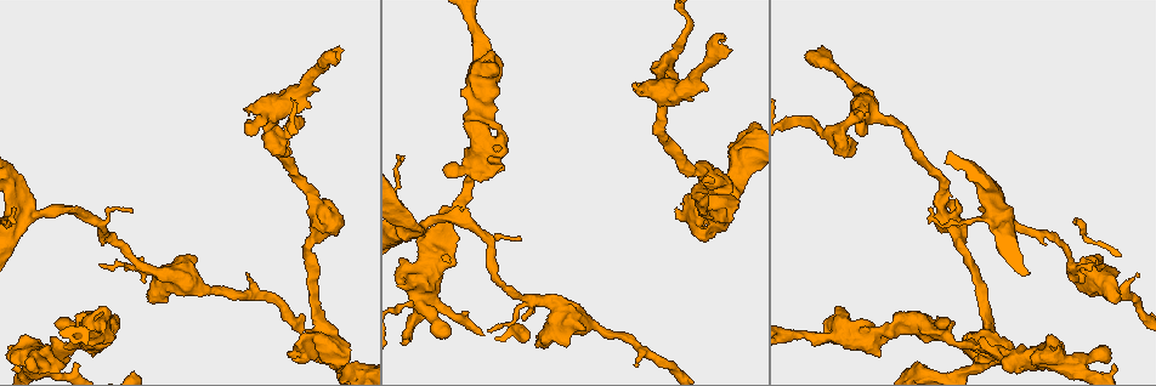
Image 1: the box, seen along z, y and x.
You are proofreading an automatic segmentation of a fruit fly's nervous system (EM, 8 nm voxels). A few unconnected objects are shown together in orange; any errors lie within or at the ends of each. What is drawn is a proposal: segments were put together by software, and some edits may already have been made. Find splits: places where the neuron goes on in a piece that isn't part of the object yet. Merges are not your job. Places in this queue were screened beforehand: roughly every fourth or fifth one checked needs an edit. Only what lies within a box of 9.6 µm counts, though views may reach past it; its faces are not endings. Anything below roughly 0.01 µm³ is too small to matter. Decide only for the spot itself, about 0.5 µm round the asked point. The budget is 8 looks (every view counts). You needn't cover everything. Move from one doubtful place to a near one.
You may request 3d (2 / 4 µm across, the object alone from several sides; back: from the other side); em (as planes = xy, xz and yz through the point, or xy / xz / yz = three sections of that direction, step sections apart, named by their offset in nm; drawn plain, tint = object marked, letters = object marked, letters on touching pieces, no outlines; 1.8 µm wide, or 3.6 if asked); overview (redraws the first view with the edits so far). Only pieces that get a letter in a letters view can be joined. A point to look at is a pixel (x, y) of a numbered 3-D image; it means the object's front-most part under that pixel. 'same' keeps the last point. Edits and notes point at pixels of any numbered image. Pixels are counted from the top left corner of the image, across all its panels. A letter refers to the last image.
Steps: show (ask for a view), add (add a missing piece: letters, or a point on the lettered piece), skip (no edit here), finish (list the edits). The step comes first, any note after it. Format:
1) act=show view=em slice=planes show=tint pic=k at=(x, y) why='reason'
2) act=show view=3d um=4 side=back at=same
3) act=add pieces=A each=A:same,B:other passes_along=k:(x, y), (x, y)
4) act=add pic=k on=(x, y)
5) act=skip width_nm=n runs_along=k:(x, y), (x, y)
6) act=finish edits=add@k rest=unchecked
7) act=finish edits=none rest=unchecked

act=show view=em slice=xz step=16 show=tint pic=1 at=(703, 179) why='abrupt turn'

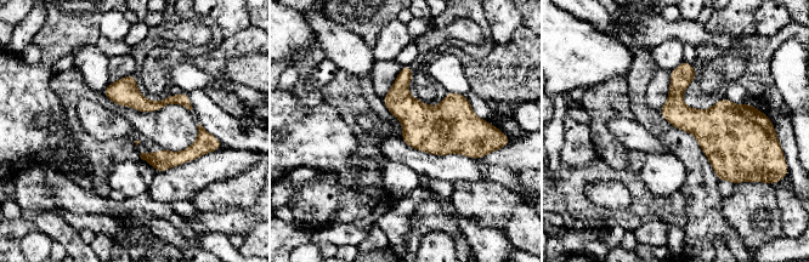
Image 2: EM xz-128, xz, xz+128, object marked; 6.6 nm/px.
act=show view=em slice=planes show=letters at=same why='cut it another way'

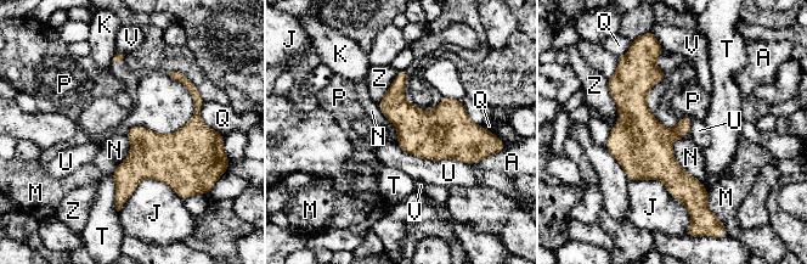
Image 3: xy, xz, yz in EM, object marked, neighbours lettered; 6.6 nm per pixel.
act=skip width_nm=220 each=A:other,J:other,K:other,M:other,N:other,P:other,Q:other,T:other,U:other,V:other,Z:other border=3:(675, 139), (676, 162), (700, 180) found='none of them fits'

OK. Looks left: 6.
act=show view=em slice=planes show=letters pic=1 at=(1049, 339) why='free end'

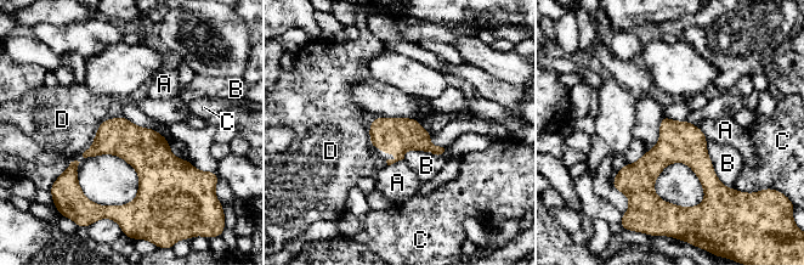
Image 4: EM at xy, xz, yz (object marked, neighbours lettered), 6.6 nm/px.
act=skip width_nm=260 each=A:other,B:other,C:other,D:other border=4:(706, 139), (715, 175), (732, 189) found='no lettered piece goes on from it'

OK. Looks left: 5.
act=show view=3d um=4 pic=1 at=(728, 53) why='branch stops here'

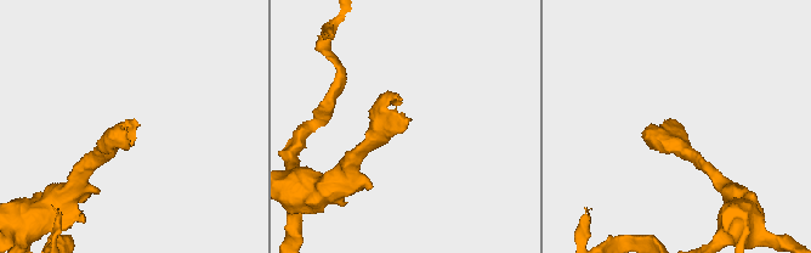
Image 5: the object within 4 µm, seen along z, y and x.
act=show view=em slice=planes show=letters pic=5 at=(133, 137)

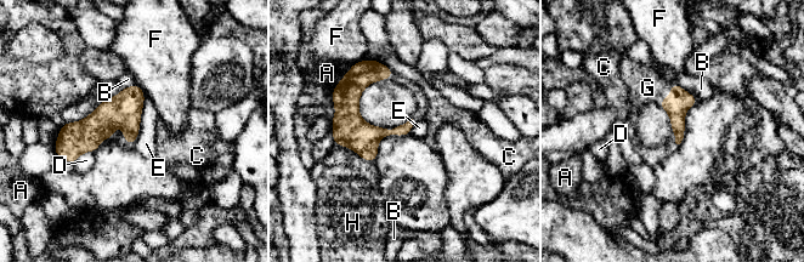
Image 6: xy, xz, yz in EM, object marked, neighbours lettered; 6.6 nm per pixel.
act=add pic=6 on=(647, 87) each=A:other,B:other,C:other,D:other,E:other,F:other,G:same,H:other found='it goes on there'

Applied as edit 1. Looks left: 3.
act=finish edits=add@6 rest=unchecked

